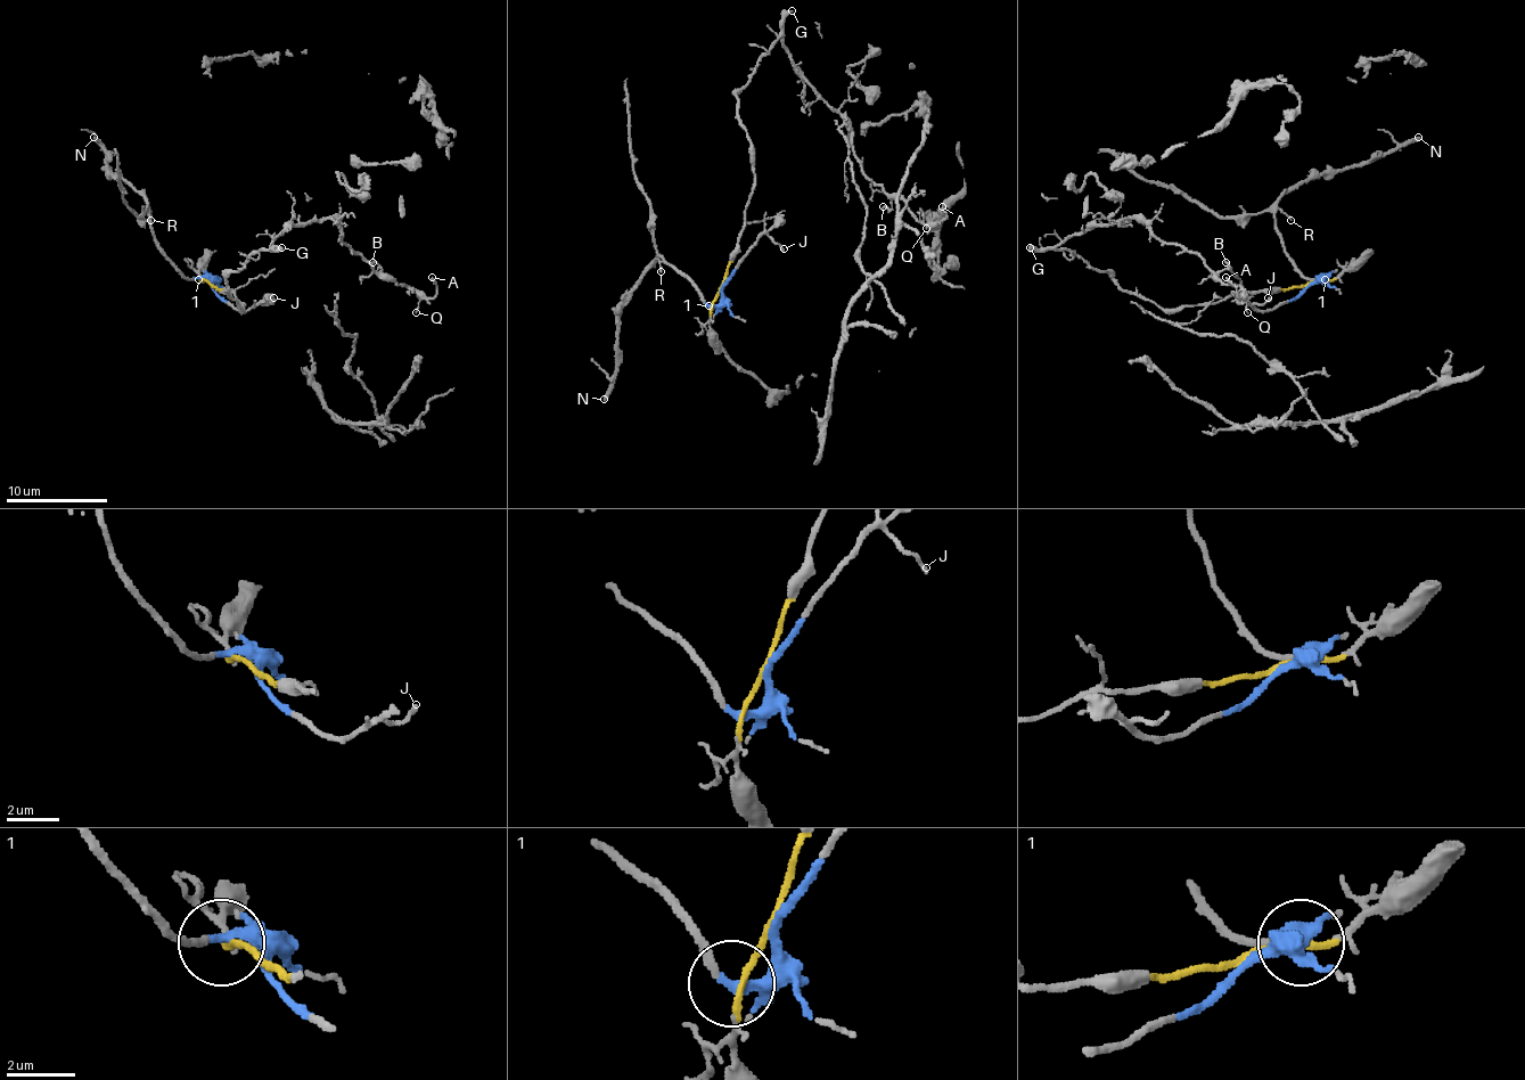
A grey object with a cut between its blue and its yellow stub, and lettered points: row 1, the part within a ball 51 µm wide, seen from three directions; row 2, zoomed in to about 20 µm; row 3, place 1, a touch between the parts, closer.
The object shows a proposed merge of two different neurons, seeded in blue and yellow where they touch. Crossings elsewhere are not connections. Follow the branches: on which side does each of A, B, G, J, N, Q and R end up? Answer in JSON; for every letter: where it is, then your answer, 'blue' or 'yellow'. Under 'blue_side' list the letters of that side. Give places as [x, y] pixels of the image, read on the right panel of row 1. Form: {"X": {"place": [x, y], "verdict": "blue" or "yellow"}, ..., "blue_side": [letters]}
{"A": {"place": [1226, 277], "verdict": "yellow"}, "B": {"place": [1226, 262], "verdict": "yellow"}, "G": {"place": [1030, 247], "verdict": "yellow"}, "J": {"place": [1268, 297], "verdict": "blue"}, "N": {"place": [1418, 137], "verdict": "blue"}, "Q": {"place": [1247, 312], "verdict": "yellow"}, "R": {"place": [1290, 220], "verdict": "blue"}, "blue_side": ["J", "N", "R"]}

